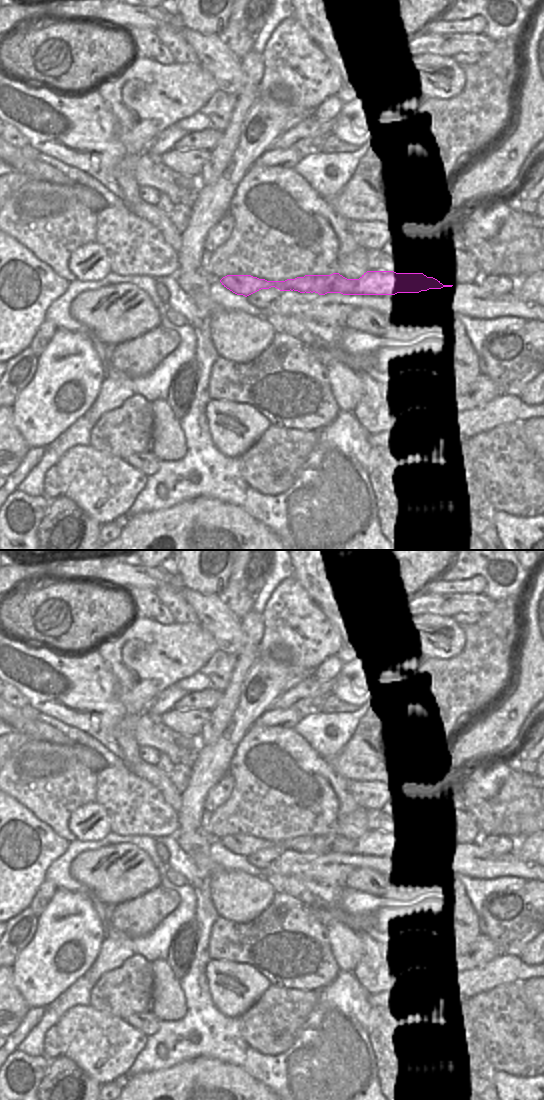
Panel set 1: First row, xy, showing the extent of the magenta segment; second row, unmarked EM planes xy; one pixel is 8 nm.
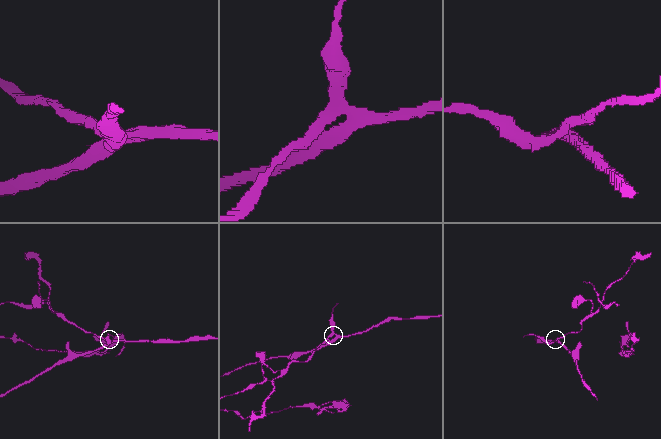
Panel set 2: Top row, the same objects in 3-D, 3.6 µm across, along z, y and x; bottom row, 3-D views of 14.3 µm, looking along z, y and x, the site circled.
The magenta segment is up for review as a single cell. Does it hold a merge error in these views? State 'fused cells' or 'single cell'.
fused cells

